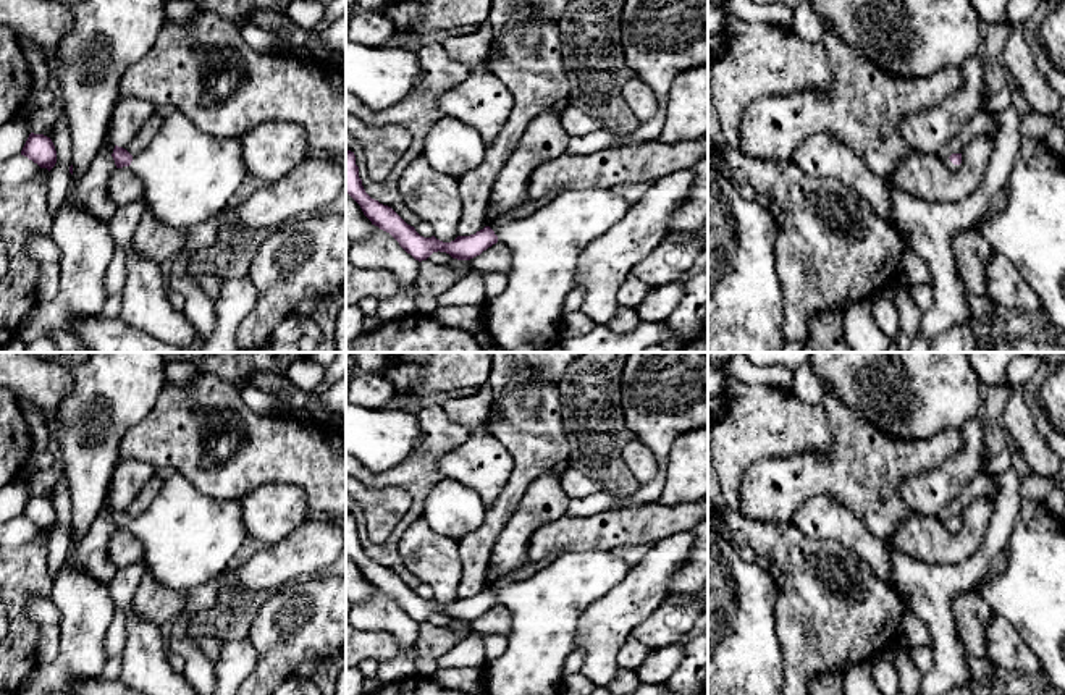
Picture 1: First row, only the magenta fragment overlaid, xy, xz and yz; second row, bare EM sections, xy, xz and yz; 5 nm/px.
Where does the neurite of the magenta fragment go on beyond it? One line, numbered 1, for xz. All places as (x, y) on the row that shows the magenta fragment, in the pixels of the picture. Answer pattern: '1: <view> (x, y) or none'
1: xz (527, 317)

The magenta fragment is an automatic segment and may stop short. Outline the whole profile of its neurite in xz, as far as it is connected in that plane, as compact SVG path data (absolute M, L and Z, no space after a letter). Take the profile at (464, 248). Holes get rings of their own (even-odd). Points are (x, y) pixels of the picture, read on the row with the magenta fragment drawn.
M346 149L346 194L362 208L372 225L389 233L415 260L427 260L433 252L446 252L457 260L470 260L498 241L511 252L507 286L485 302L485 328L495 346L504 352L548 352L562 339L564 301L577 288L577 263L582 251L608 233L632 207L612 187L569 187L525 218L517 218L493 231L490 226L470 236L443 242L420 236L391 207L372 199L359 178L354 152Z

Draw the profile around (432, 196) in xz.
M420 155L404 168L398 189L406 205L433 226L436 239L451 242L457 238L462 217L457 178L438 173Z

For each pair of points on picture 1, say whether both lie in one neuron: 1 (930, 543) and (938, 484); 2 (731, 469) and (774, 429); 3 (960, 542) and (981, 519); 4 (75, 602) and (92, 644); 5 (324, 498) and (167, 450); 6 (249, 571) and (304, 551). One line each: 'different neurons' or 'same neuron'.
1: different neurons
2: same neuron
3: same neuron
4: same neuron
5: same neuron
6: same neuron

